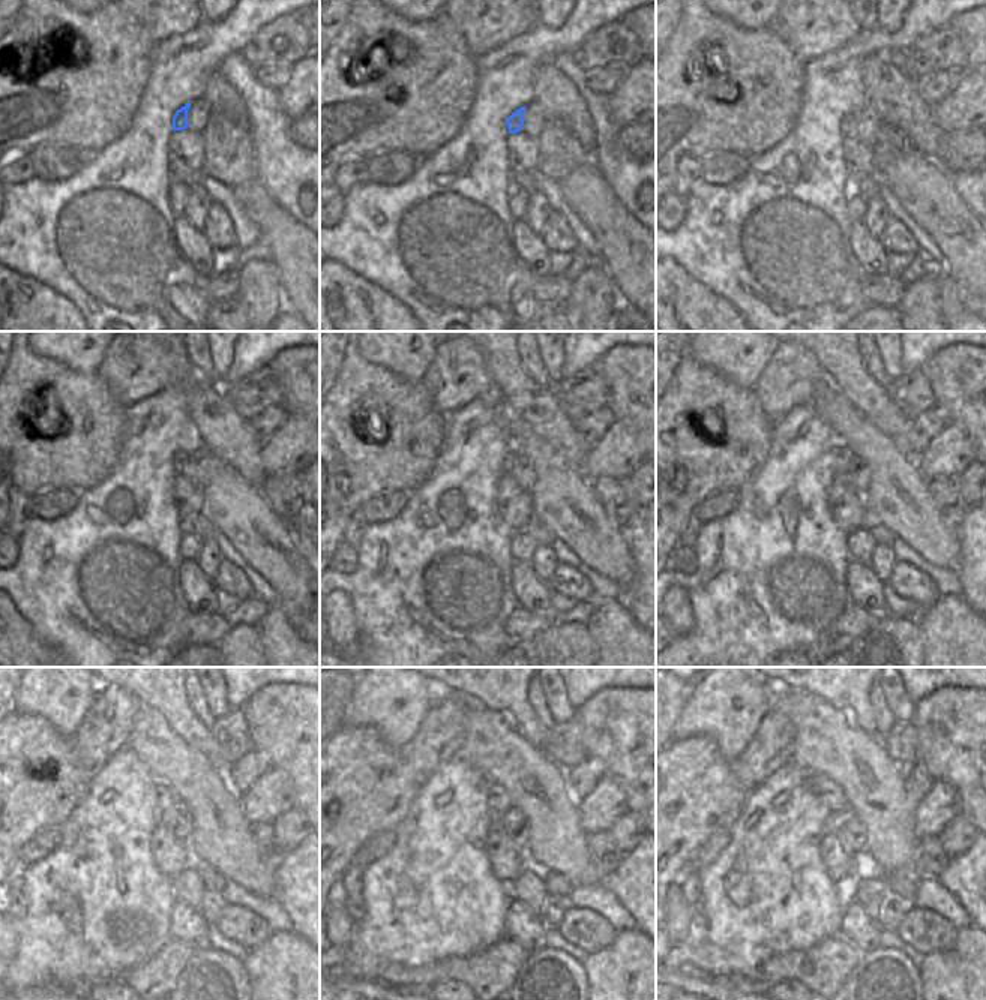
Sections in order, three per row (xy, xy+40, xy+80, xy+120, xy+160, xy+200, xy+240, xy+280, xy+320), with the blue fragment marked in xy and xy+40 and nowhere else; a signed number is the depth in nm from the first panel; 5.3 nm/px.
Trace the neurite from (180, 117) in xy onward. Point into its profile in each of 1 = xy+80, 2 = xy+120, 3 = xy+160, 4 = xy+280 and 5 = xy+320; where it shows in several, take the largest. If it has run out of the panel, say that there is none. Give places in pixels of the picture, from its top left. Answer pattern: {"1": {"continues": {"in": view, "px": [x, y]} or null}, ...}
{"1": {"continues": {"in": "xy+80", "px": [850, 122]}}, "2": {"continues": {"in": "xy+120", "px": [177, 459]}}, "3": {"continues": {"in": "xy+160", "px": [511, 456]}}, "4": {"continues": {"in": "xy+280", "px": [499, 801]}}, "5": {"continues": {"in": "xy+320", "px": [829, 793]}}}

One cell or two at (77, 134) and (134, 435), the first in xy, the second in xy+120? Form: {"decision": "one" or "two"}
{"decision": "two"}

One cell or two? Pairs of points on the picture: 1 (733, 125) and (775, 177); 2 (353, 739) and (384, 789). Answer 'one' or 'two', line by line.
1: two
2: one

